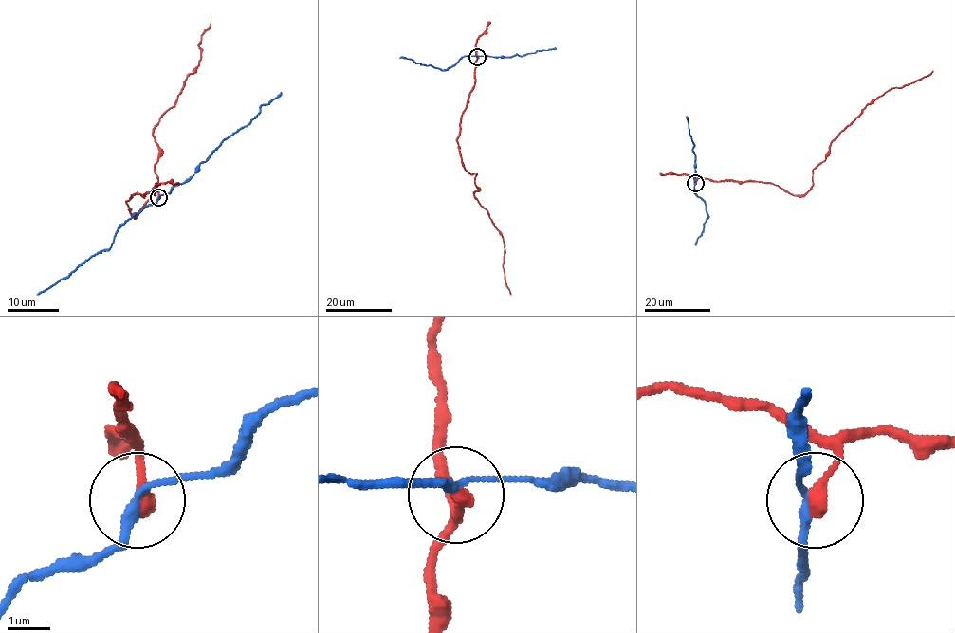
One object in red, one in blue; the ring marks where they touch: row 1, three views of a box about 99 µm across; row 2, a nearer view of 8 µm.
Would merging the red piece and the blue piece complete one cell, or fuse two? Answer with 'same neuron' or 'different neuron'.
different neuron

